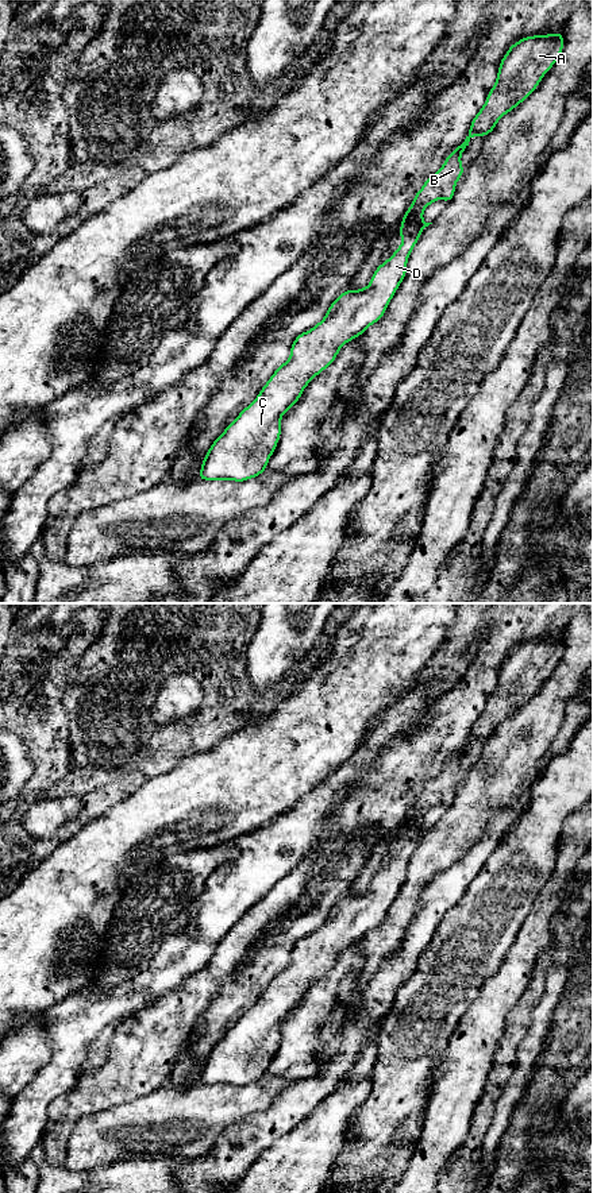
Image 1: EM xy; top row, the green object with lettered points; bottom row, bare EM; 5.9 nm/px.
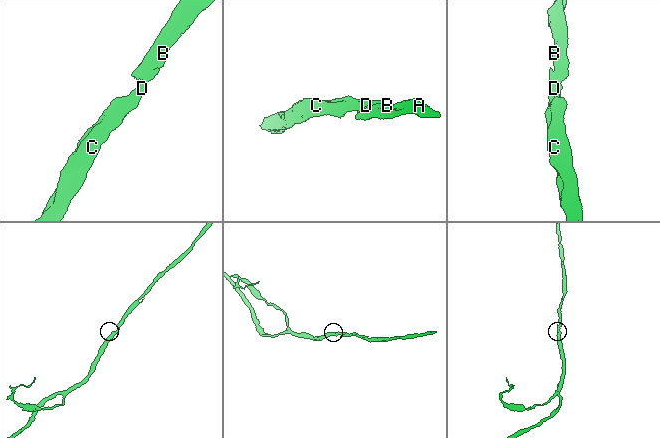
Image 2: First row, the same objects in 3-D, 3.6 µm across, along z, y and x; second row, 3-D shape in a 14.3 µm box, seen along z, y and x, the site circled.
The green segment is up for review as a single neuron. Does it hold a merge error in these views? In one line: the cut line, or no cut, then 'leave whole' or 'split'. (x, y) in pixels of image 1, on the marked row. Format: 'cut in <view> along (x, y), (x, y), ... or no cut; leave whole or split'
no cut; leave whole

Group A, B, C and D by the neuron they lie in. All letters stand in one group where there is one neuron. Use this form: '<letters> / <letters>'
A B C D

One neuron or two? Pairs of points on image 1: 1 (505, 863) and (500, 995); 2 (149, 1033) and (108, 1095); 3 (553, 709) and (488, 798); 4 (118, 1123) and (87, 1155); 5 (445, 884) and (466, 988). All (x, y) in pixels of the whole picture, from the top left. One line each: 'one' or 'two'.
1: two
2: one
3: one
4: one
5: two

